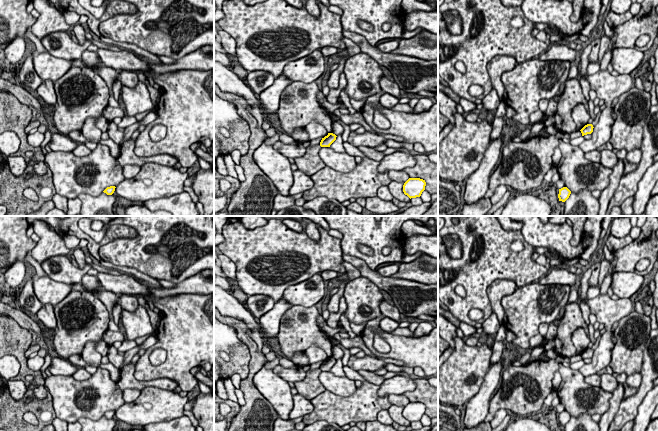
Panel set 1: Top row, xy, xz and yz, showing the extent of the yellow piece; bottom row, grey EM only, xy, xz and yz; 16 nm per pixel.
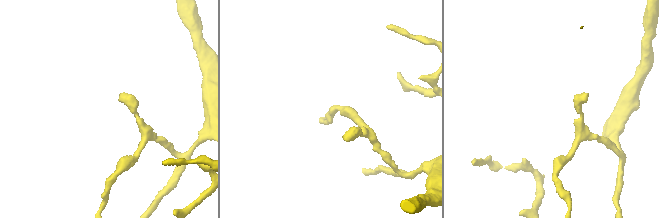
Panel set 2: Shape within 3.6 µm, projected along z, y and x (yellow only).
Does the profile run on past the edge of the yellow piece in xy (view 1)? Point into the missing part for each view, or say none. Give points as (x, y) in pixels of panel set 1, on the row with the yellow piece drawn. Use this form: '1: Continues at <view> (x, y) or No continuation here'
1: No continuation here

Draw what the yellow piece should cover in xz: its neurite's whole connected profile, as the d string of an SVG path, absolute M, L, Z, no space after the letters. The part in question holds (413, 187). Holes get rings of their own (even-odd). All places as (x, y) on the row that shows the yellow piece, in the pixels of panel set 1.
M409 178L403 185L403 192L410 199L420 197L425 190L426 182L420 178Z

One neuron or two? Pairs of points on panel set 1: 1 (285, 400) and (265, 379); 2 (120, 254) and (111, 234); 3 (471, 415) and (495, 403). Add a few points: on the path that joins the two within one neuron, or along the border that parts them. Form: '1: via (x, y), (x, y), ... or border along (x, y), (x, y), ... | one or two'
1: via (280, 395), (269, 384) | one
2: border along (136, 233), (104, 243), (99, 248), (100, 258) | two
3: border along (491, 398), (489, 412), (483, 420) | two

